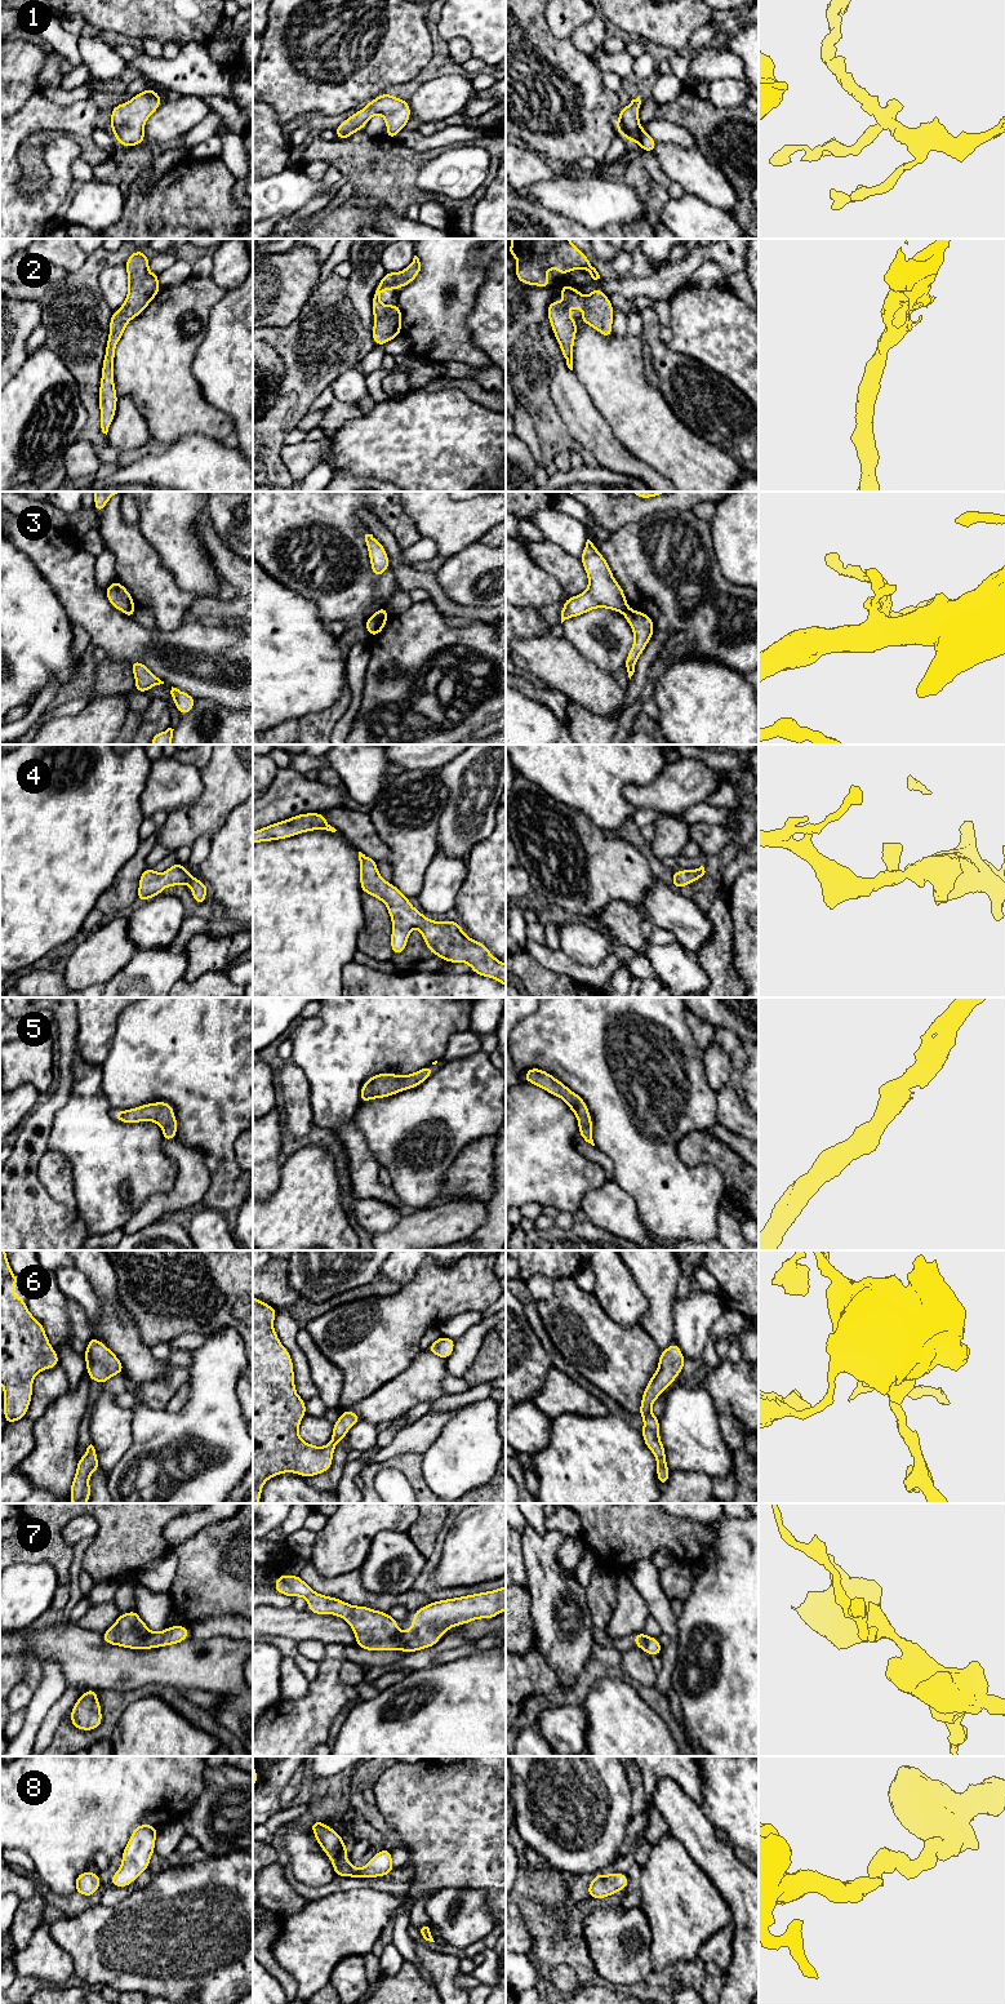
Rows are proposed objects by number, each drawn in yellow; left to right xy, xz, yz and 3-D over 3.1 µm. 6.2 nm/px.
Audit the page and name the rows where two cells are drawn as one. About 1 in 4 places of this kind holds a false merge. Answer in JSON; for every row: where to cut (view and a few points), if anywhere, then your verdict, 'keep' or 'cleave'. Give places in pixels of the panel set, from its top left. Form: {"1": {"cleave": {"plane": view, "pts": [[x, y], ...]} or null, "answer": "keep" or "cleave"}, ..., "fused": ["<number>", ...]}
{"1": {"cleave": null, "answer": "keep"}, "2": {"cleave": null, "answer": "keep"}, "3": {"cleave": {"plane": "yz", "pts": [[628, 608], [622, 612]]}, "answer": "cleave"}, "4": {"cleave": null, "answer": "keep"}, "5": {"cleave": null, "answer": "keep"}, "6": {"cleave": null, "answer": "keep"}, "7": {"cleave": null, "answer": "keep"}, "8": {"cleave": null, "answer": "keep"}, "fused": ["3"]}

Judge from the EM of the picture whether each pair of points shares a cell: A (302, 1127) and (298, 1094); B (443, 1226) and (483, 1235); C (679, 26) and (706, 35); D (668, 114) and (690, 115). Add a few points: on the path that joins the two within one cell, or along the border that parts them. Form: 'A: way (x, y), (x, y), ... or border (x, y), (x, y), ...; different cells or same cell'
A: way (298, 1119), (298, 1102); same cell
B: border (485, 1204), (485, 1220), (468, 1236); different cells
C: border (712, 20), (693, 32), (683, 52); different cells
D: way (674, 114), (685, 114); same cell

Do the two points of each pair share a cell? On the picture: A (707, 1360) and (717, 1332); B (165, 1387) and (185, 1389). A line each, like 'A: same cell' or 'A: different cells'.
A: same cell
B: different cells

